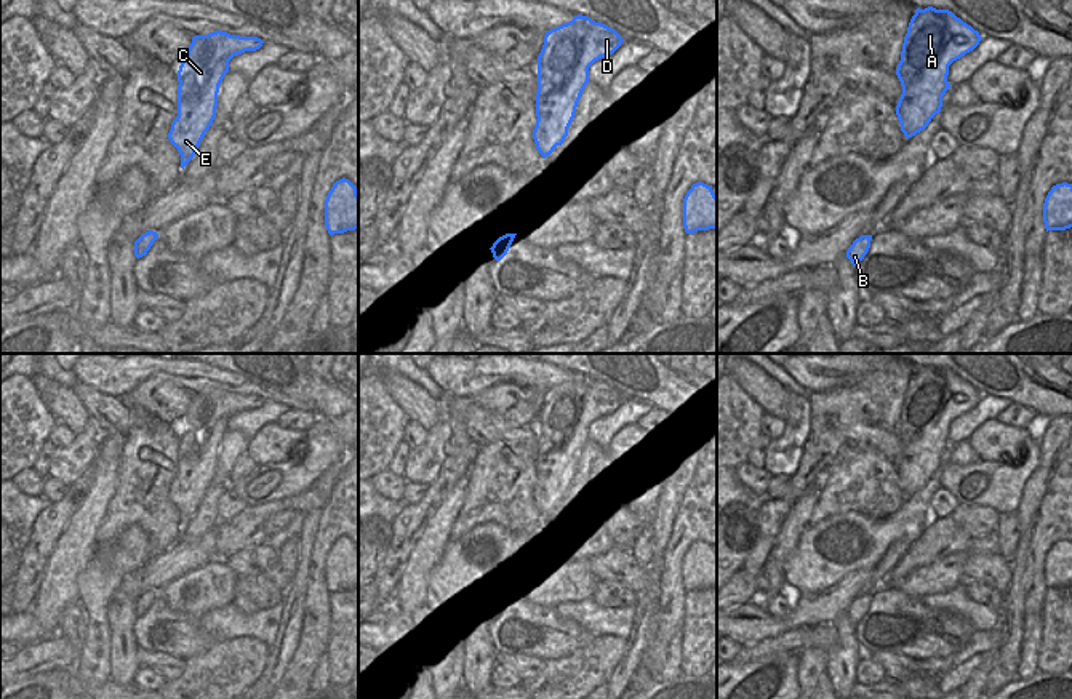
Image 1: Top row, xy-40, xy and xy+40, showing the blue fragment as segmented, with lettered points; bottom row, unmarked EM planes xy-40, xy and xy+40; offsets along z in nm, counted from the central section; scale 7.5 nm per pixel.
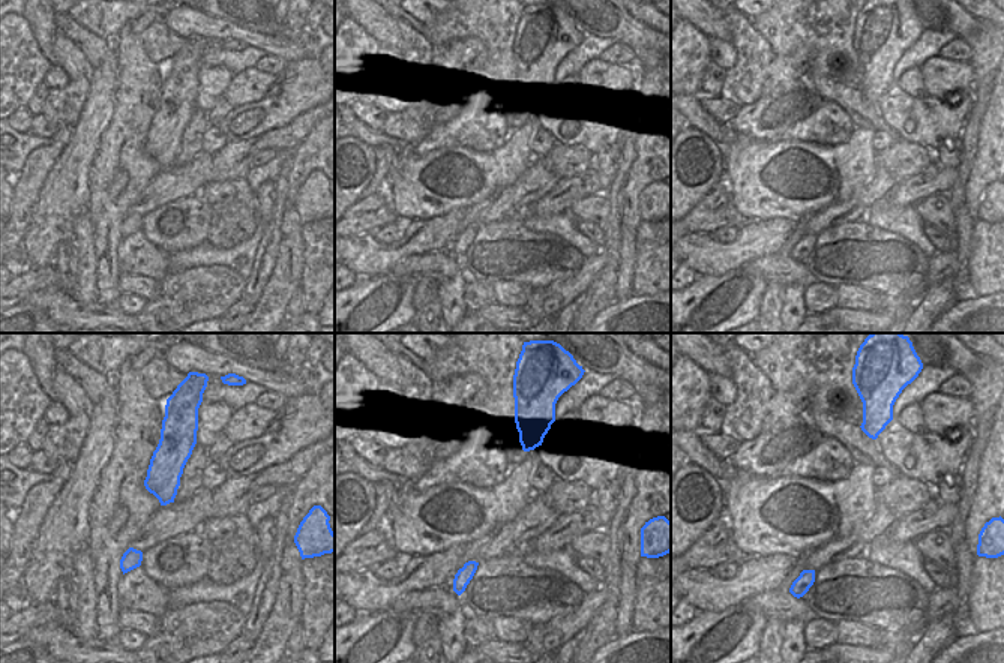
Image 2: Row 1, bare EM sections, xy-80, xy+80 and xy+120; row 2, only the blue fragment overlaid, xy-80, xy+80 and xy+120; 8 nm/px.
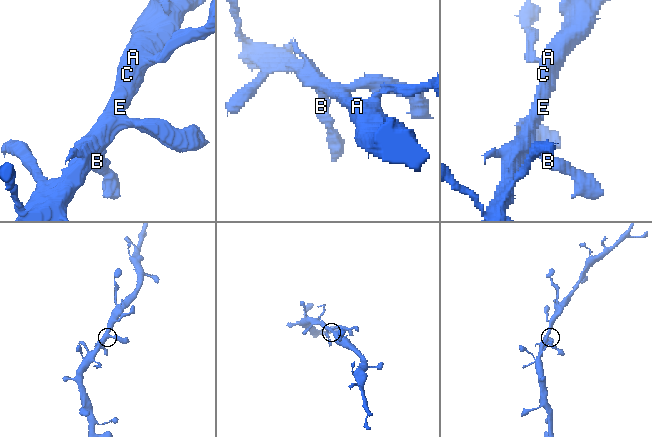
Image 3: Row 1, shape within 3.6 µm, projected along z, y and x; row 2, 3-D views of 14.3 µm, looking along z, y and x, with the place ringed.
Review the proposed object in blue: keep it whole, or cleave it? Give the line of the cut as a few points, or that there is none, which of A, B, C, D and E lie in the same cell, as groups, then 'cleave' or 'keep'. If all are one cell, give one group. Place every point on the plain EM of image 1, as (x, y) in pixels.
no cut; A B C D E; keep

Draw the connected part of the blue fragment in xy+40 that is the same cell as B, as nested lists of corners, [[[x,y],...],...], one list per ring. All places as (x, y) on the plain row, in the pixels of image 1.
[[[861,593],[853,600],[853,603],[846,609],[846,616],[851,619],[853,625],[864,617],[870,606],[872,593]]]

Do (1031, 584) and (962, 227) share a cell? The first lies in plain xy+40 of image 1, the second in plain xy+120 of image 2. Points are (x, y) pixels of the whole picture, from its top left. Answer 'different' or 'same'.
different

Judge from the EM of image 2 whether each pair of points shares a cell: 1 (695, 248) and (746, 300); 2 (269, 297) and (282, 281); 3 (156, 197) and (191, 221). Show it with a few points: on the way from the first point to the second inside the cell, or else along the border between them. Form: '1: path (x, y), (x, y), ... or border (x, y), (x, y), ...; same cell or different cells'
1: border (746, 263), (719, 275), (697, 276); different cells
2: path (273, 293), (281, 285); same cell
3: border (195, 192), (161, 204), (143, 216); different cells

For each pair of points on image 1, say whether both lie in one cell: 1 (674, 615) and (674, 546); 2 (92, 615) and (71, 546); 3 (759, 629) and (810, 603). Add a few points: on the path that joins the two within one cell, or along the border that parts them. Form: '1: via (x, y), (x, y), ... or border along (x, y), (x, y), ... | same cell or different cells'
1: via (672, 597), (672, 563) | same cell
2: border along (96, 544), (92, 560), (77, 578), (76, 595) | different cells
3: via (772, 626), (783, 626), (797, 616) | same cell

